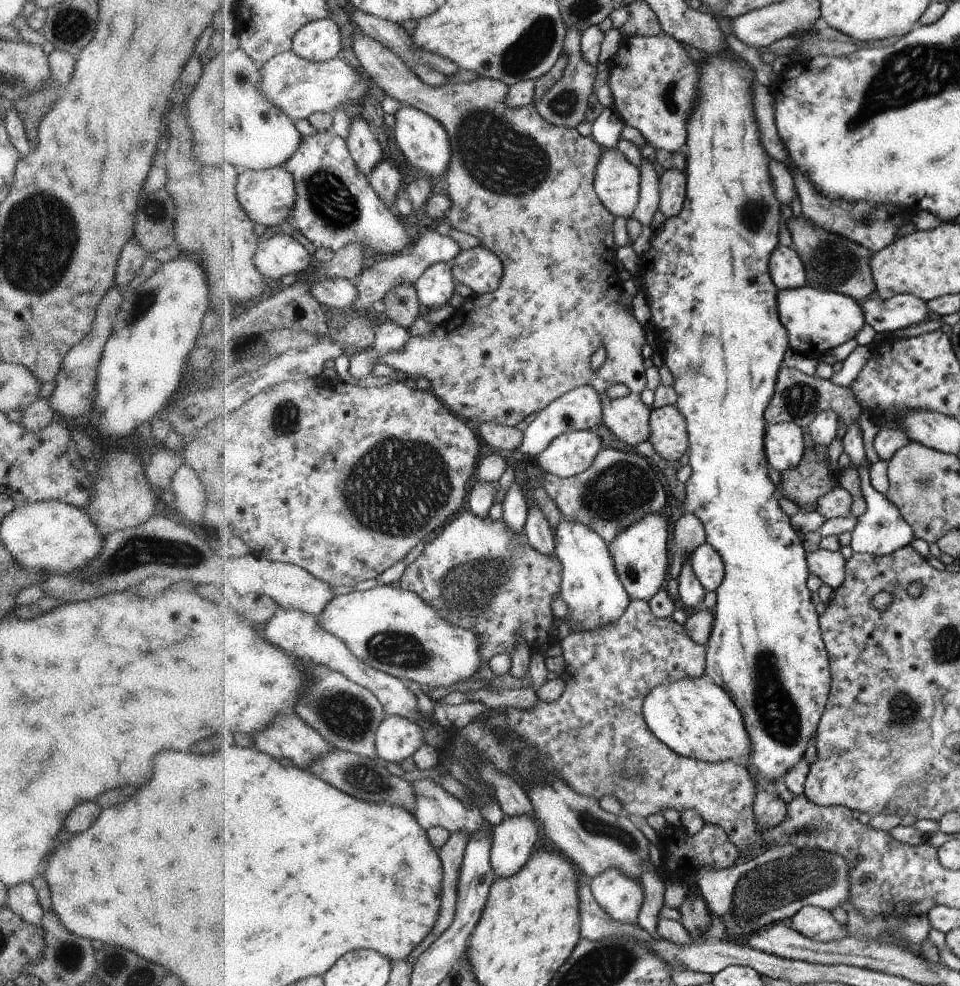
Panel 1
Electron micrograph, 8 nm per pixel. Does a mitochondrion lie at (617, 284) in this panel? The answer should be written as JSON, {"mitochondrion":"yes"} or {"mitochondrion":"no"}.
{"mitochondrion":"no"}

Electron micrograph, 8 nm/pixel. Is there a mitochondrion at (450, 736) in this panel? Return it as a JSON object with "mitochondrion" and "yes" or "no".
{"mitochondrion":"no"}

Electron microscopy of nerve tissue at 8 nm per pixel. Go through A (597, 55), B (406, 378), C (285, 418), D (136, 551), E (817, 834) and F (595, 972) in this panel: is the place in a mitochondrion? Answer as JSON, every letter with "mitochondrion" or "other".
{"A":"other","B":"other","C":"mitochondrion","D":"mitochondrion","E":"mitochondrion","F":"mitochondrion"}

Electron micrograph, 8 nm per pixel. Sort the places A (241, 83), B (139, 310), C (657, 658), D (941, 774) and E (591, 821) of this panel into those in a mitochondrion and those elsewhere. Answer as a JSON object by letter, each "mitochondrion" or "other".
{"A":"mitochondrion","B":"mitochondrion","C":"other","D":"other","E":"mitochondrion"}

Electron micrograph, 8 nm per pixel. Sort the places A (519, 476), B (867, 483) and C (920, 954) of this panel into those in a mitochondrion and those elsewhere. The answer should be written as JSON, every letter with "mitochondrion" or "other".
{"A":"other","B":"other","C":"other"}

